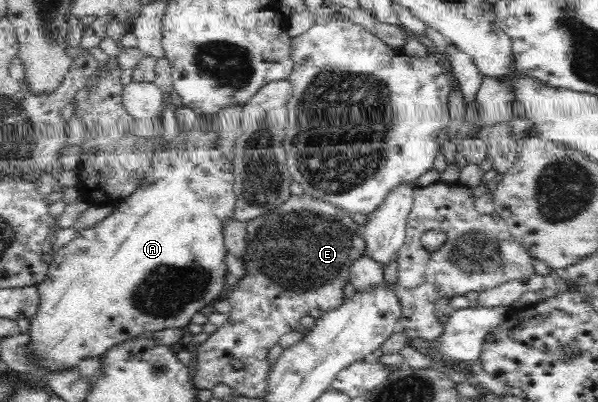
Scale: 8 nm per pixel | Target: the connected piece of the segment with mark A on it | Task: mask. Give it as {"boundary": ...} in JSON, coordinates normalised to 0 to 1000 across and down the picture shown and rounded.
{"boundary":[[[298,264],[294,296],[298,296],[298,318],[308,308],[314,318],[314,333],[301,333],[298,343],[291,346],[294,353],[284,363],[284,373],[258,383],[261,393],[253,400],[258,403],[258,413],[253,413],[247,438],[236,453],[236,468],[217,483],[217,493],[204,512],[197,512],[191,522],[191,532],[157,565],[130,575],[114,607],[94,619],[87,642],[87,667],[80,672],[80,694],[62,711],[67,731],[67,771],[50,796],[47,886],[48,900],[54,900],[55,910],[74,913],[74,923],[107,920],[110,913],[127,913],[135,896],[161,891],[194,856],[207,856],[207,848],[221,846],[224,836],[234,836],[239,826],[269,823],[281,816],[311,818],[326,776],[346,756],[361,751],[368,736],[373,736],[371,721],[378,721],[375,697],[371,697],[371,687],[378,682],[378,664],[371,652],[375,627],[378,627],[373,604],[373,560],[381,545],[390,542],[395,517],[395,490],[390,480],[390,413],[381,410],[380,393],[375,393],[375,383],[368,381],[368,373],[361,373],[363,353],[358,348],[365,333],[348,323],[344,313],[331,308],[341,299],[324,299],[324,333],[321,333],[321,276],[316,269]]]}

